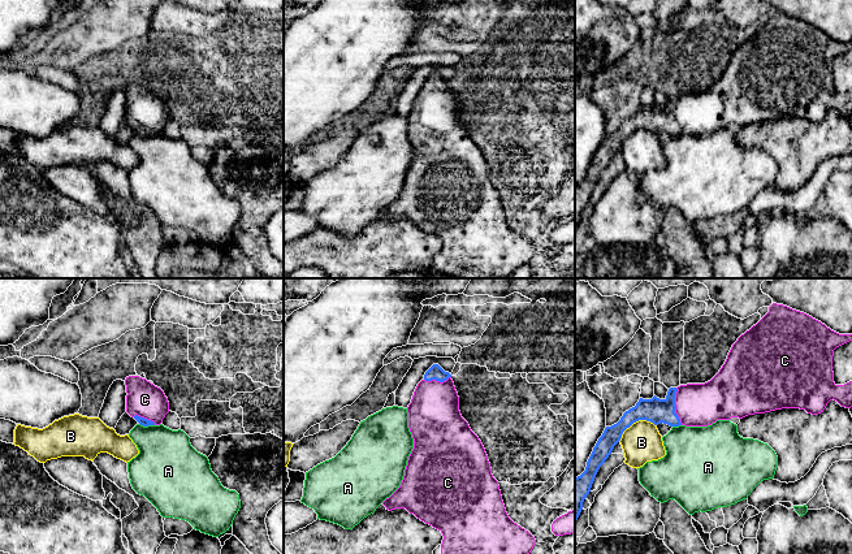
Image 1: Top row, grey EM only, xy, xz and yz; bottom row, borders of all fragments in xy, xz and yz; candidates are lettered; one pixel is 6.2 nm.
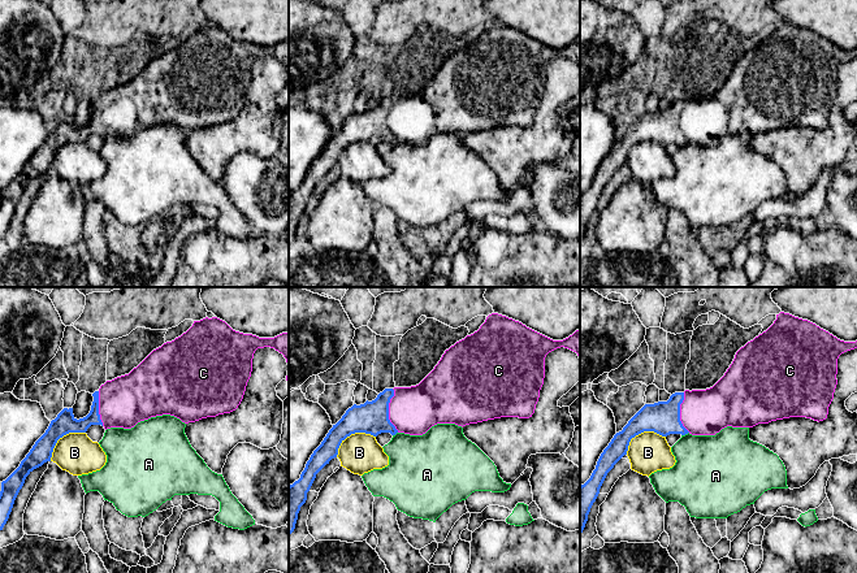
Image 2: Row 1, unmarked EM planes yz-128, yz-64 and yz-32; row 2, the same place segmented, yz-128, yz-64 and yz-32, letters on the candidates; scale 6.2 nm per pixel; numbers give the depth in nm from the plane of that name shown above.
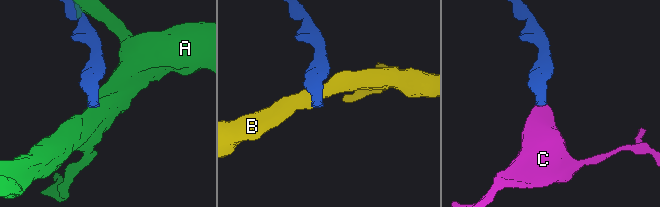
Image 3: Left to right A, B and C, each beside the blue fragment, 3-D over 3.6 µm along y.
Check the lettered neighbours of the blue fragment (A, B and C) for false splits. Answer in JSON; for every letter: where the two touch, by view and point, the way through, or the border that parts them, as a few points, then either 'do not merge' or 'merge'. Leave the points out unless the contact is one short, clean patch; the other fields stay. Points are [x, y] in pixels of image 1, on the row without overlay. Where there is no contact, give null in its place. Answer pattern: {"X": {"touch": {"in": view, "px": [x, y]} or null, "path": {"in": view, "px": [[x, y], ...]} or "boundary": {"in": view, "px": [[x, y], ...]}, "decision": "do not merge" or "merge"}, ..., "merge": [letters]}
{"A": {"touch": {"in": "xy", "px": [147, 134]}, "decision": "do not merge"}, "B": {"touch": {"in": "yz", "px": [635, 130]}, "boundary": {"in": "yz", "px": [[656, 133], [648, 129], [636, 129], [623, 141], [618, 150]]}, "decision": "do not merge"}, "C": {"touch": {"in": "yz", "px": [675, 115]}, "path": {"in": "yz", "px": [[654, 118], [675, 115], [697, 113]]}, "decision": "merge"}, "merge": ["C"]}

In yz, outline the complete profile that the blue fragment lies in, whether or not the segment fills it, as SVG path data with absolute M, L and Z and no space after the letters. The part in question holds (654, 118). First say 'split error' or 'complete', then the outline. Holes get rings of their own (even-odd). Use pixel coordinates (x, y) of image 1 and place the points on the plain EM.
split error | M773 12L769 16L769 21L738 47L725 73L710 90L670 96L665 108L659 108L656 104L652 108L640 107L636 114L626 120L617 133L605 137L587 170L585 179L575 186L575 231L583 218L583 211L591 200L600 176L609 166L614 155L620 150L623 140L639 129L646 129L654 134L663 131L670 135L708 135L717 129L730 129L731 126L743 127L748 124L765 122L782 117L800 117L808 122L818 124L823 121L827 112L832 108L842 116L851 117L852 90L844 94L836 94L832 81L834 59L849 49L852 49L852 43L839 43L804 21Z

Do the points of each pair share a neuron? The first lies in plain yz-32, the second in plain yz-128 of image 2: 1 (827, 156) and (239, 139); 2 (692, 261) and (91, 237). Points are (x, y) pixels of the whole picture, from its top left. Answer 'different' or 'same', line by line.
1: same
2: same

